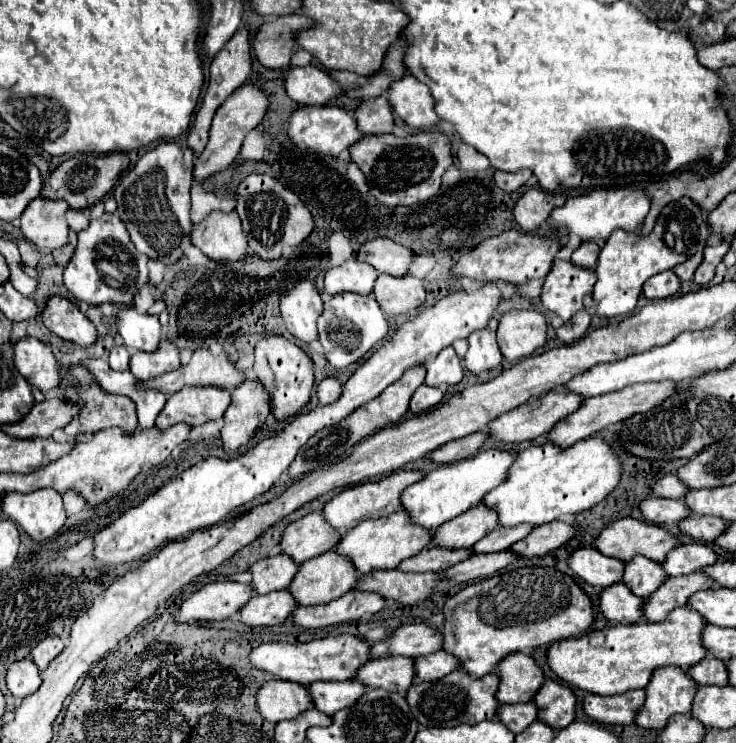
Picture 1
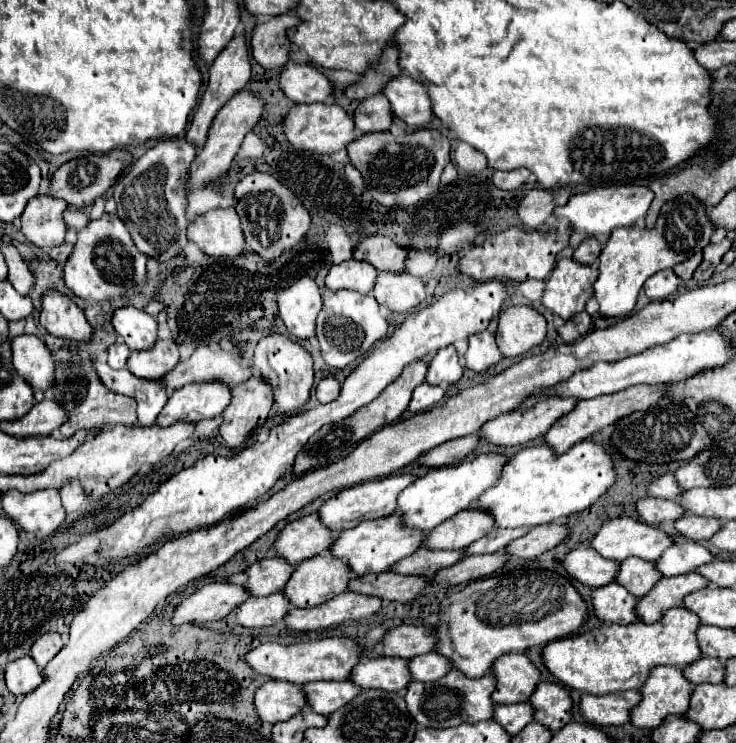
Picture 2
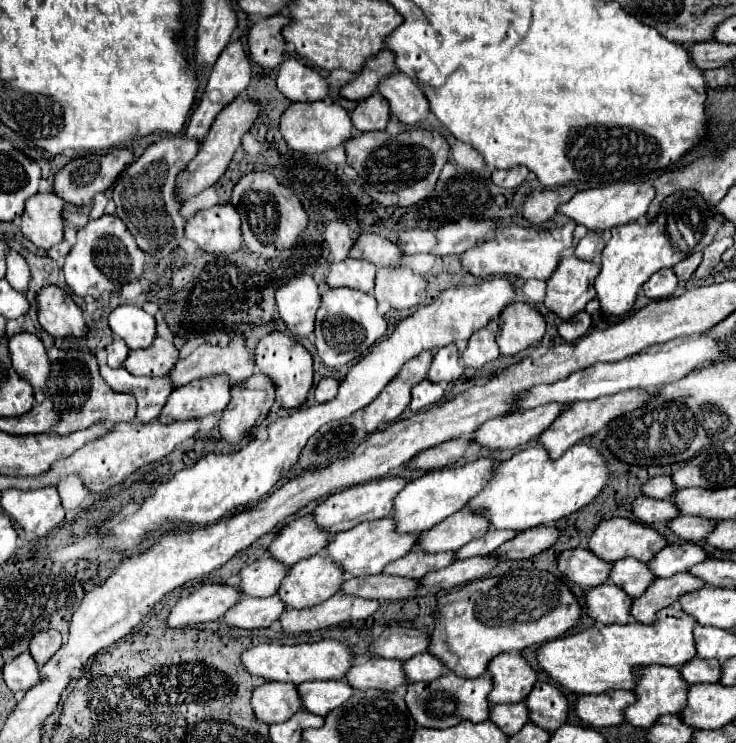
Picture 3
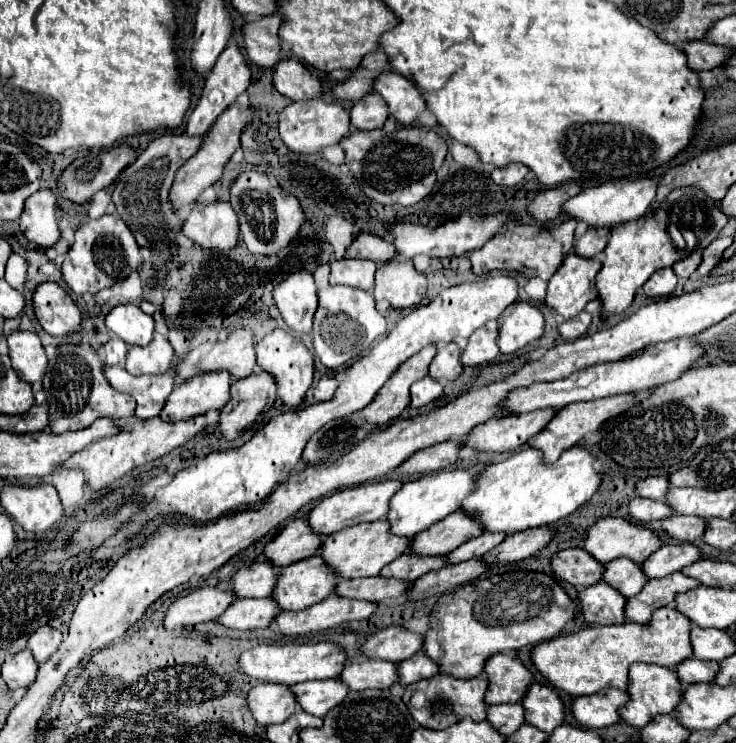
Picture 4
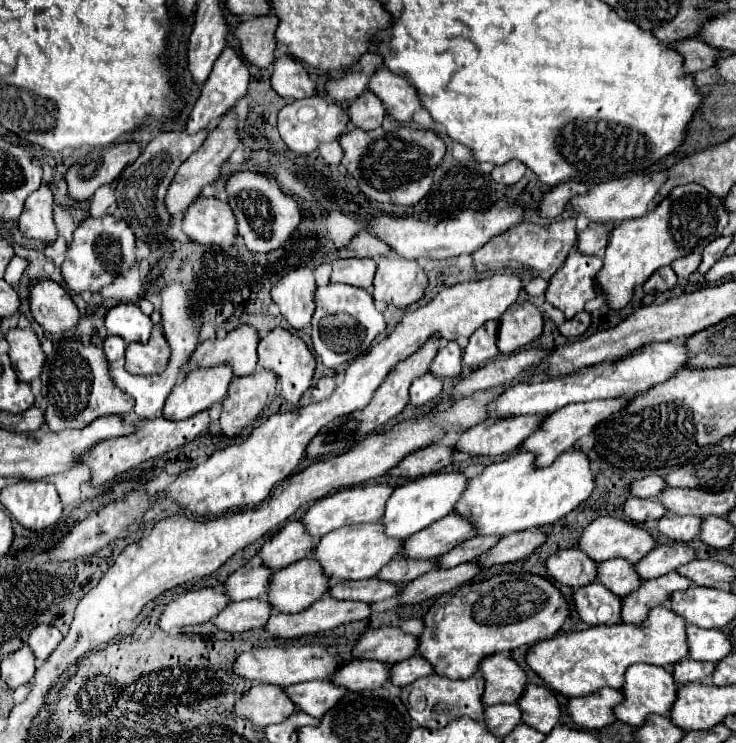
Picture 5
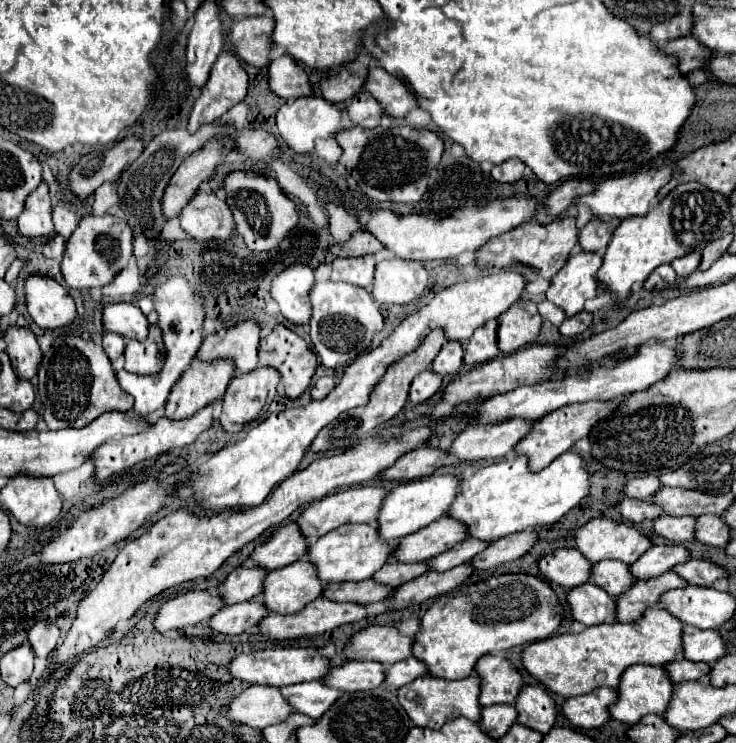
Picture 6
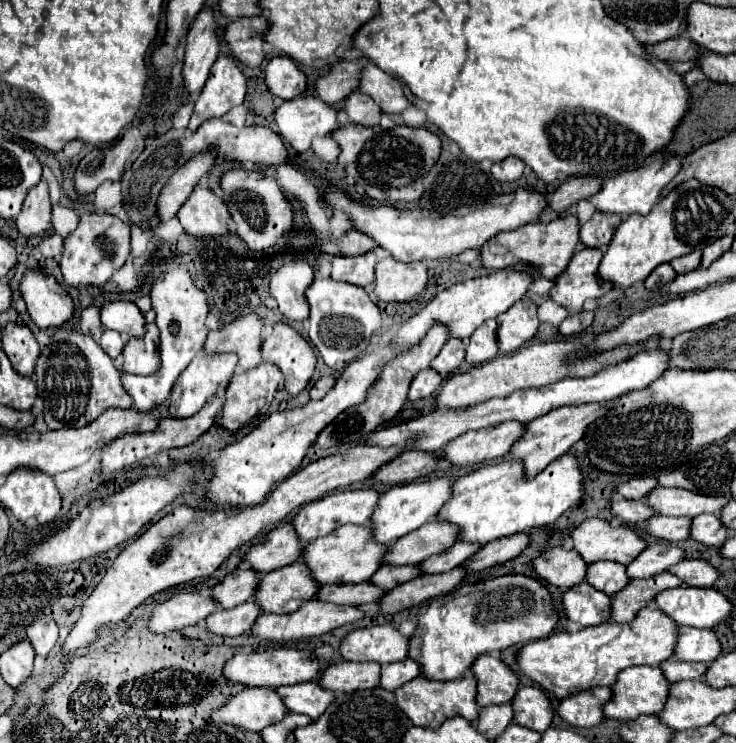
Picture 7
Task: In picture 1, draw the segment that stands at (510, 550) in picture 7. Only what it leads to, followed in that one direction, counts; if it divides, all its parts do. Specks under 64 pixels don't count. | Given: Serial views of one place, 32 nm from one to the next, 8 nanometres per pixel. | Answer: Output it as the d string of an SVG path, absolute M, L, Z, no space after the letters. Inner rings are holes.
M552 522L544 524L540 528L534 528L526 538L518 540L516 544L510 546L512 552L520 558L534 558L542 556L546 552L552 552L566 544L572 536L576 534L576 526L566 524L566 522Z

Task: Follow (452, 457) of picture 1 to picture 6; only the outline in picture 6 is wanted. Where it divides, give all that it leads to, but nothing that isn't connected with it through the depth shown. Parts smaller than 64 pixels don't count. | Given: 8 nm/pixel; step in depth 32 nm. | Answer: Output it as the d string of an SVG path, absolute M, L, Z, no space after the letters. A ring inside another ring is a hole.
M414 448L400 456L390 468L386 468L380 478L390 482L410 482L434 474L446 460L444 450L434 448Z

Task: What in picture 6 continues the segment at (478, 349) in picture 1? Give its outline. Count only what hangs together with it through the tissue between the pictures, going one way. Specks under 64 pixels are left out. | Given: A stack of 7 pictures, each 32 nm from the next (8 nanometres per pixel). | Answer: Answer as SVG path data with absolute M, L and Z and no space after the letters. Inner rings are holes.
M488 320L484 326L480 326L468 340L466 350L464 350L464 362L470 366L484 364L492 358L498 356L498 346L496 346L496 330L498 322Z

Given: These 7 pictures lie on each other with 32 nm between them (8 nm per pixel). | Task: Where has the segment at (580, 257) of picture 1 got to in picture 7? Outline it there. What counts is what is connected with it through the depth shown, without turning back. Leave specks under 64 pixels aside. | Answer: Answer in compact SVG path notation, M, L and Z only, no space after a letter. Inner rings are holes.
M594 212L594 216L582 226L580 240L586 246L606 246L612 240L620 222L622 222L622 216L618 214Z

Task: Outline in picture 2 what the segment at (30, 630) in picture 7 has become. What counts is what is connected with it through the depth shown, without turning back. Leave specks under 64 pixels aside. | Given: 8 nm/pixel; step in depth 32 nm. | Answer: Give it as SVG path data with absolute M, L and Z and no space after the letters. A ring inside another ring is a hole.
M46 632L34 640L34 644L30 648L30 656L38 664L38 668L44 668L48 664L48 660L52 660L52 656L56 656L56 652L60 652L60 648L62 648L60 634Z

